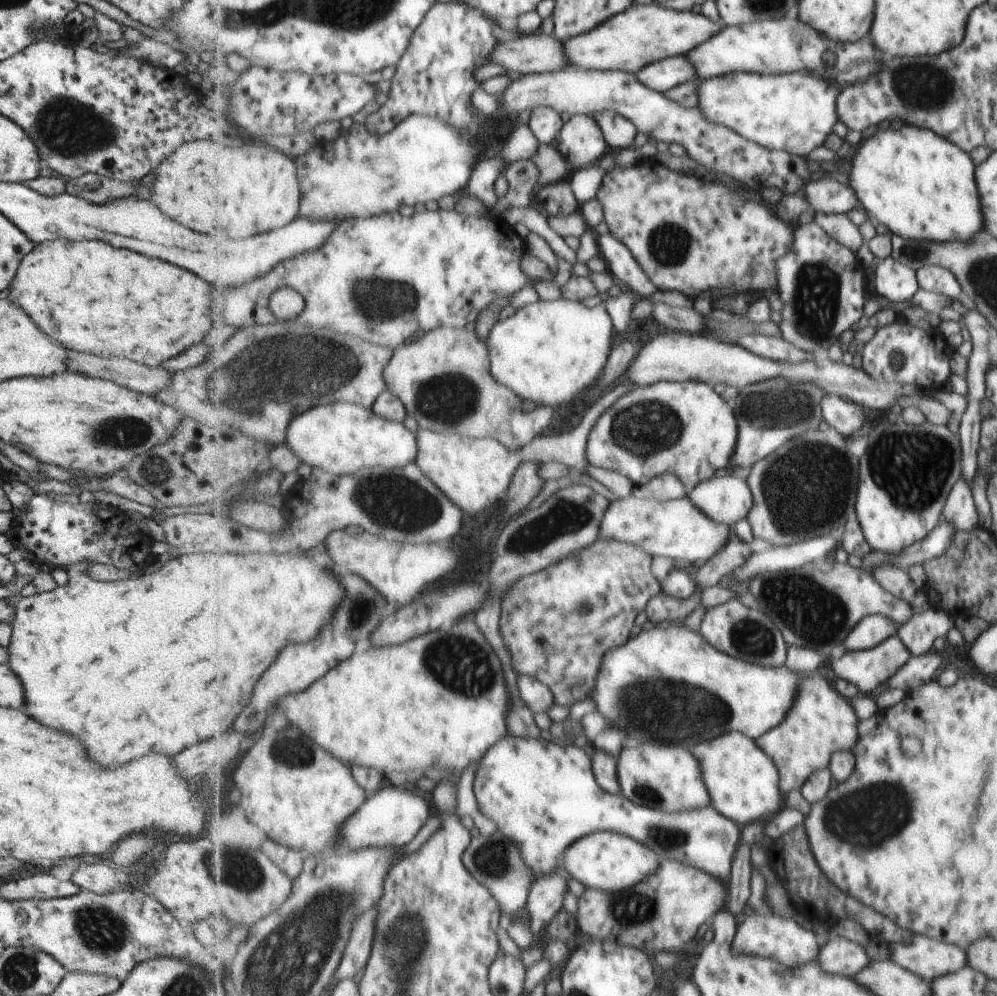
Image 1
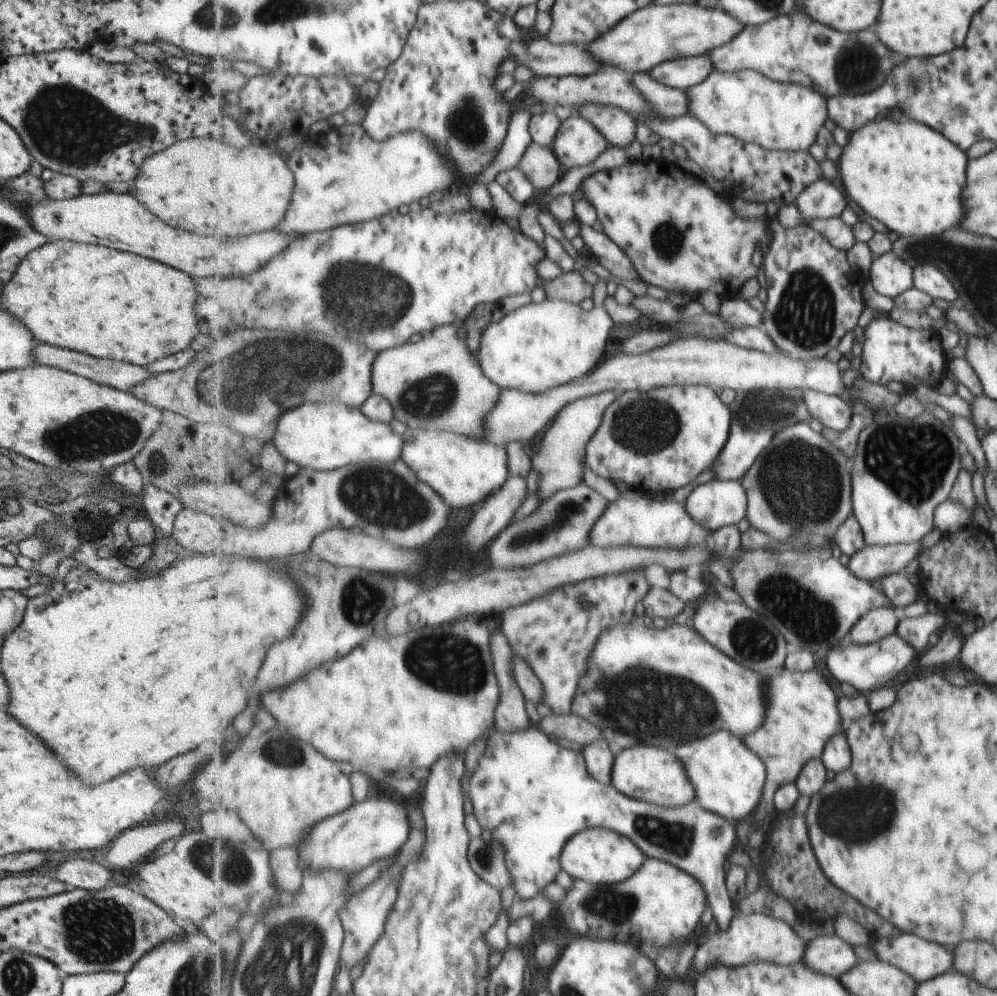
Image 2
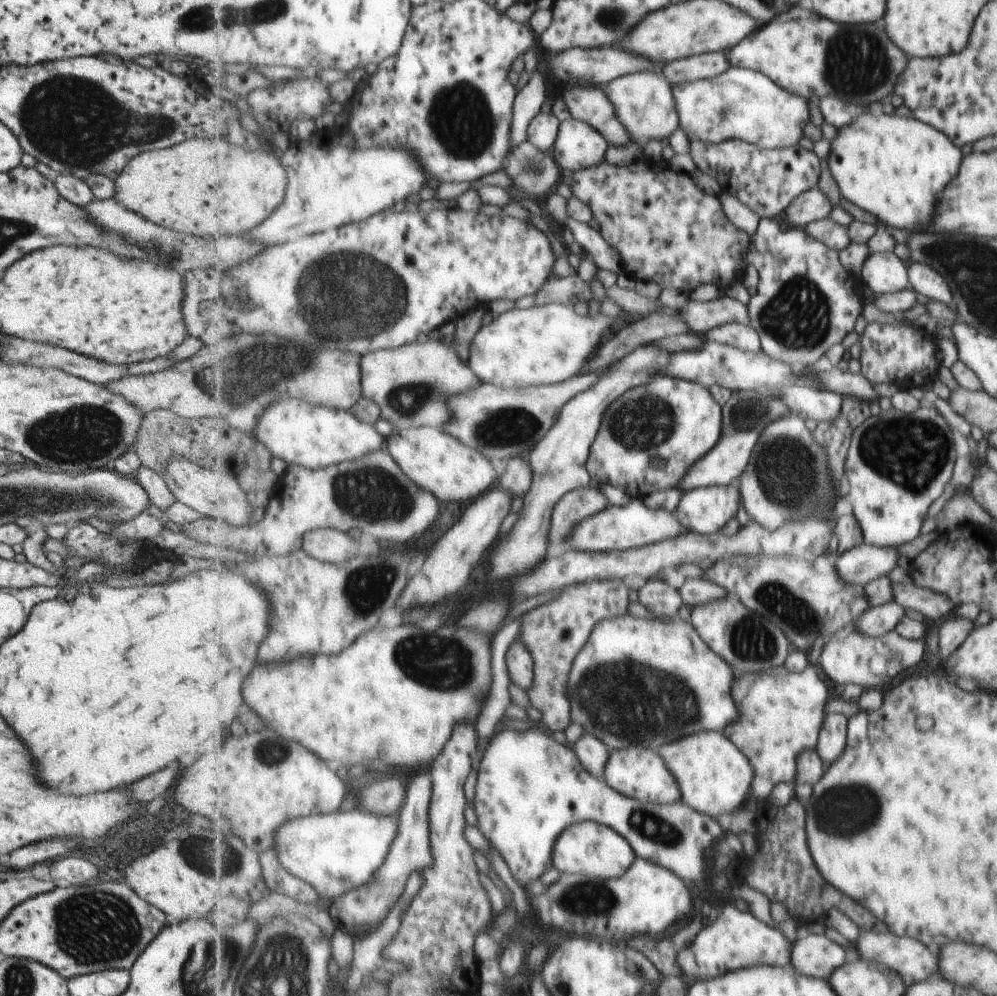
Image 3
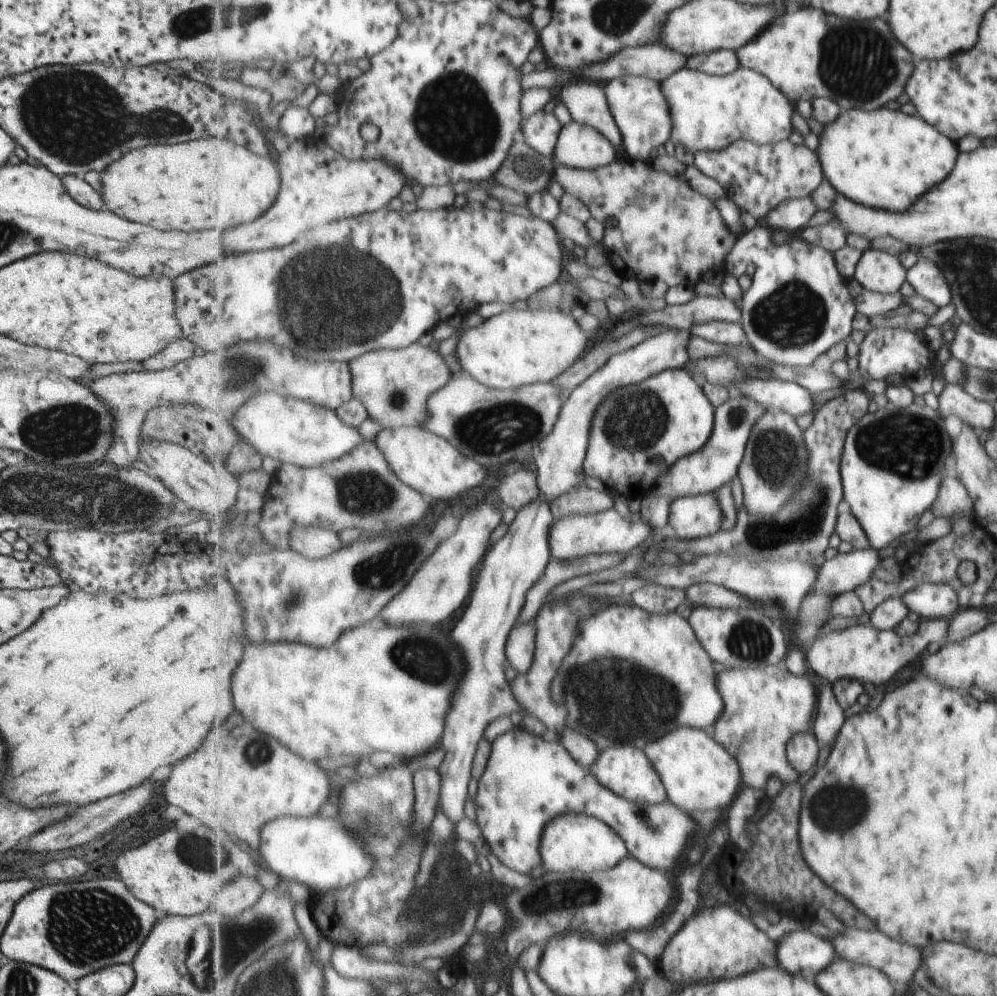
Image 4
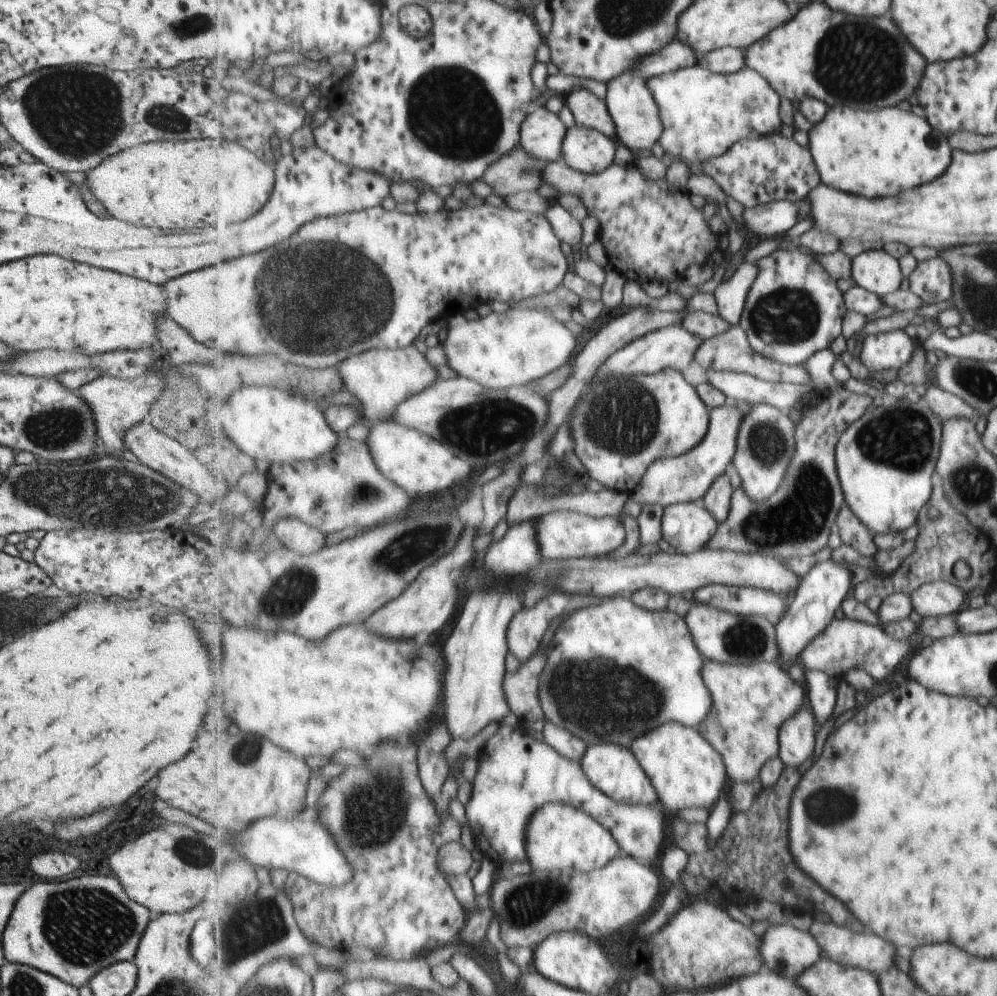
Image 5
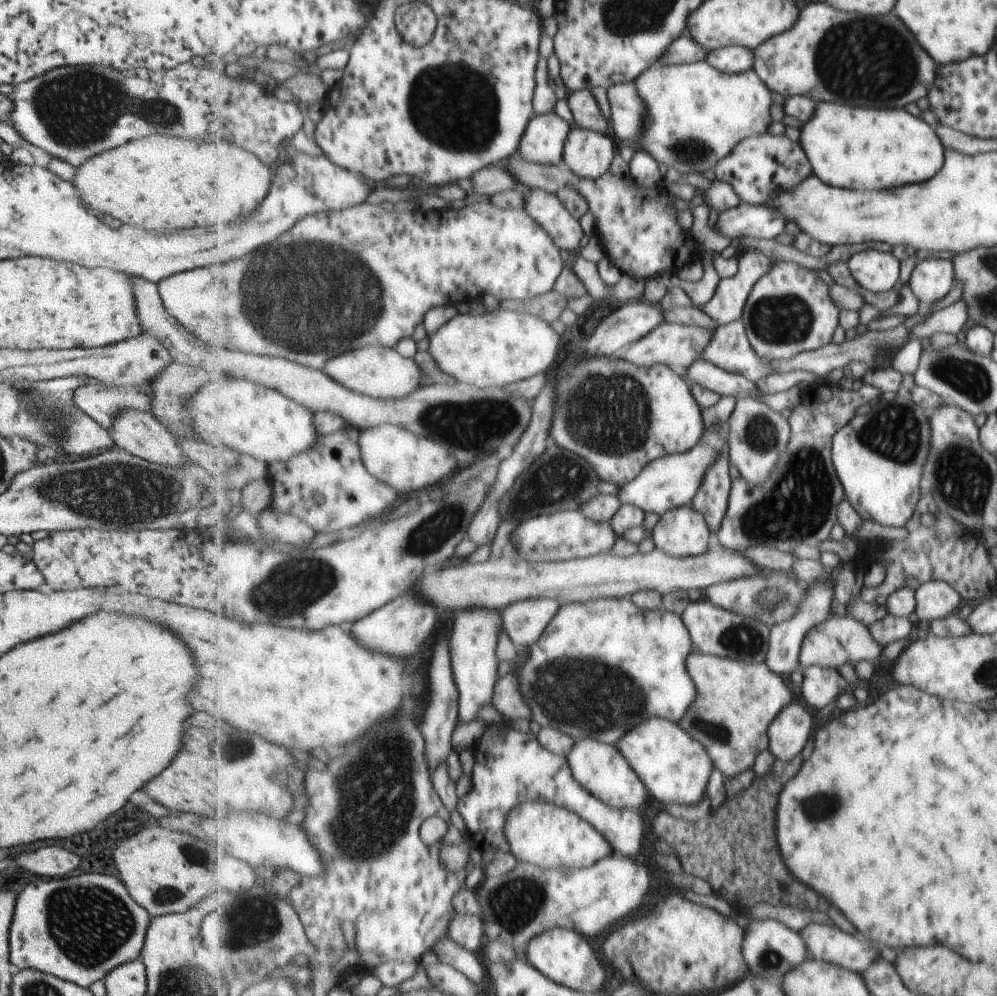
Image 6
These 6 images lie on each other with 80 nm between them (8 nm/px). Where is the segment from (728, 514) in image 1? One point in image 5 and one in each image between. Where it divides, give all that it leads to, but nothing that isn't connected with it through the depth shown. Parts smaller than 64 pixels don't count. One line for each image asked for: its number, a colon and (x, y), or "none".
2: (715, 504)
3: (706, 511)
4: (692, 517)
5: (688, 527)

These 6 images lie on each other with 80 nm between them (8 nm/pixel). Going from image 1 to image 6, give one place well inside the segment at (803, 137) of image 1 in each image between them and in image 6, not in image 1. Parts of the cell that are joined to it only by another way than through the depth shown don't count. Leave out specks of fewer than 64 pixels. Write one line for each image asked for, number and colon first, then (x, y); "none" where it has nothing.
2: (747, 104)
3: (746, 104)
4: (709, 112)
5: (704, 113)
6: (696, 115)

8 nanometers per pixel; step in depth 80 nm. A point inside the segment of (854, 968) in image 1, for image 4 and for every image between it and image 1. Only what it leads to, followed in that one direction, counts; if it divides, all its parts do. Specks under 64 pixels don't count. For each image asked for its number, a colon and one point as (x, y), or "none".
2: (829, 955)
3: (814, 954)
4: (802, 952)

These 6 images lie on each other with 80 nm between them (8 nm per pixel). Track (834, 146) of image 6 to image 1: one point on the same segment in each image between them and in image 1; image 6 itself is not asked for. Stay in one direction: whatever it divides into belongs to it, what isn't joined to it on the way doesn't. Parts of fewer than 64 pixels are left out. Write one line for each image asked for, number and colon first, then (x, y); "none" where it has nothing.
1: (918, 185)
2: (906, 175)
3: (893, 167)
4: (885, 159)
5: (877, 153)

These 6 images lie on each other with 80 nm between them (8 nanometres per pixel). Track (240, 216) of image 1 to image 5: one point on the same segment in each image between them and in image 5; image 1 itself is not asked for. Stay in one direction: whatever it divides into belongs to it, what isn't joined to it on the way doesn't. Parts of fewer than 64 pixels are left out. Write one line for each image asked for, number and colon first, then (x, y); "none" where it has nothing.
2: (197, 184)
3: (202, 187)
4: (210, 182)
5: (159, 184)

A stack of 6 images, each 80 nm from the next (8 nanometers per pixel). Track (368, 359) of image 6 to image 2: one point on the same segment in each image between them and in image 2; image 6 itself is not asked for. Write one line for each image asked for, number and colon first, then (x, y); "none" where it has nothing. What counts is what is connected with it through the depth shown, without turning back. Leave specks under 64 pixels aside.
2: (433, 383)
3: (412, 384)
4: (394, 384)
5: (381, 379)

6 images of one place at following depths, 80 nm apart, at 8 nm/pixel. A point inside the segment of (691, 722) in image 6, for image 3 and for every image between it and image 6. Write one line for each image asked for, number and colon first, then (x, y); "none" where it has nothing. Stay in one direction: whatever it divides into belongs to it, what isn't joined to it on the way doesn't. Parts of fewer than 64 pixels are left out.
3: (781, 712)
4: (768, 705)
5: (750, 702)

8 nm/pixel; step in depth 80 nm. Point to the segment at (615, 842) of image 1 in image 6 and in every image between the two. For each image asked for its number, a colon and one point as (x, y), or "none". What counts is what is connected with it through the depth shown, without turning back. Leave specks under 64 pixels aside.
2: (602, 856)
3: (587, 847)
4: (576, 842)
5: (559, 837)
6: (542, 834)

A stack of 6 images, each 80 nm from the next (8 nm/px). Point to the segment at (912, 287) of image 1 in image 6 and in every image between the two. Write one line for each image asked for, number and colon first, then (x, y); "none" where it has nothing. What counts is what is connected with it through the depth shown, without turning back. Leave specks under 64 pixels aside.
2: (890, 276)
3: (883, 273)
4: (877, 271)
5: (877, 271)
6: (875, 271)

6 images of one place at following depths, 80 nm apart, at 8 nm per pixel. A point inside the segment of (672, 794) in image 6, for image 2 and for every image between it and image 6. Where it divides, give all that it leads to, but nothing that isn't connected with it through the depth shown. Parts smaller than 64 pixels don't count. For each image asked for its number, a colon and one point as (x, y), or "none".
2: (728, 777)
3: (714, 776)
4: (699, 773)
5: (687, 771)

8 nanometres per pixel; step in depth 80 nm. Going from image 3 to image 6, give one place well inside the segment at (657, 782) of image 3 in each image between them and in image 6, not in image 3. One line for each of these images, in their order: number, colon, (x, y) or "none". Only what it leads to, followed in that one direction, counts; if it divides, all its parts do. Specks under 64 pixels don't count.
4: (627, 771)
5: (614, 769)
6: (602, 768)

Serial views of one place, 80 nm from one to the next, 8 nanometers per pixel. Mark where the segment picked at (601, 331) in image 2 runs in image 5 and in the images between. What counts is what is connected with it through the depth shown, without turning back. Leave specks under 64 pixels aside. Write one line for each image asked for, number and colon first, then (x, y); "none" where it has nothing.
3: (541, 345)
4: (518, 347)
5: (506, 349)

